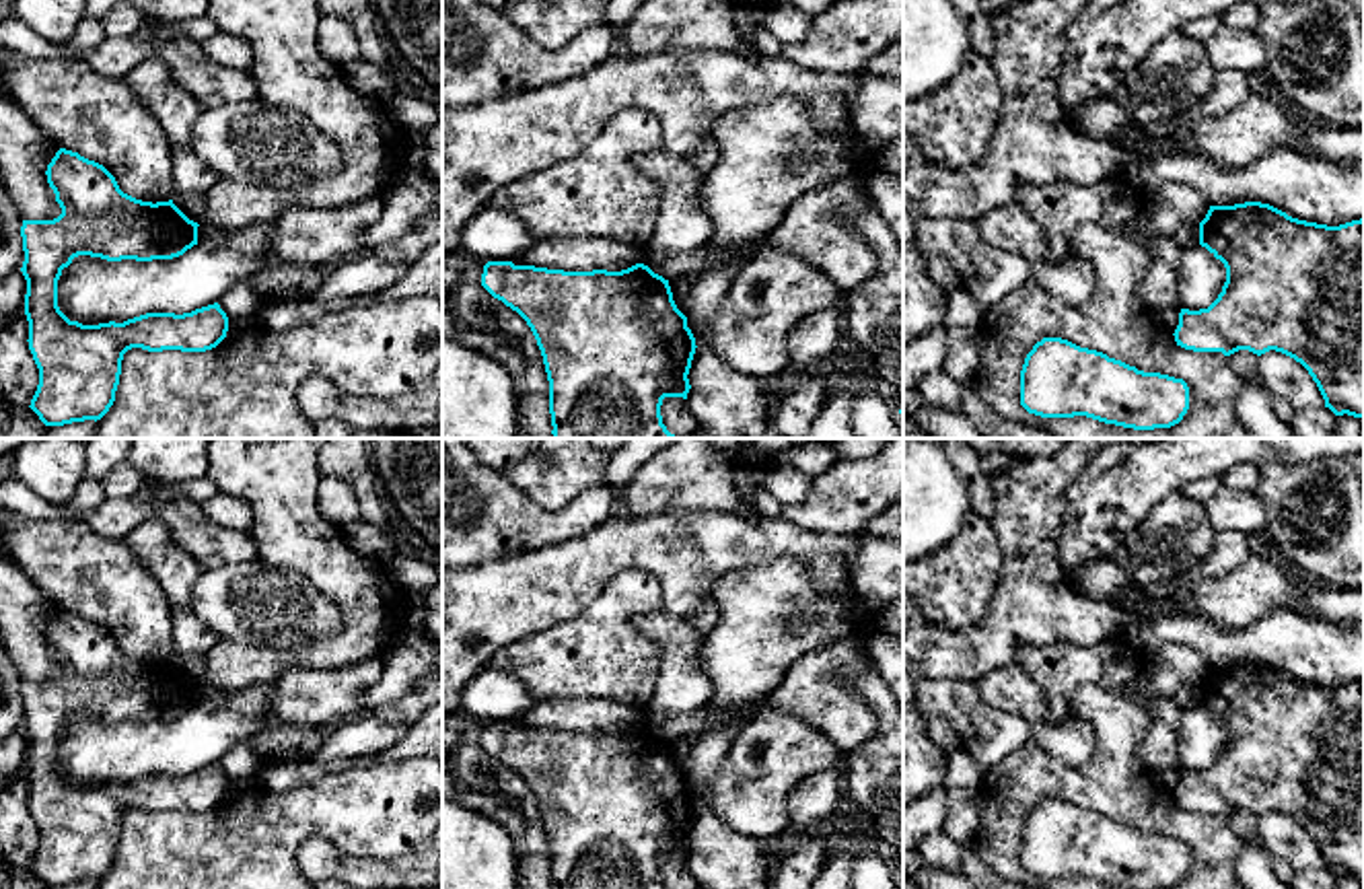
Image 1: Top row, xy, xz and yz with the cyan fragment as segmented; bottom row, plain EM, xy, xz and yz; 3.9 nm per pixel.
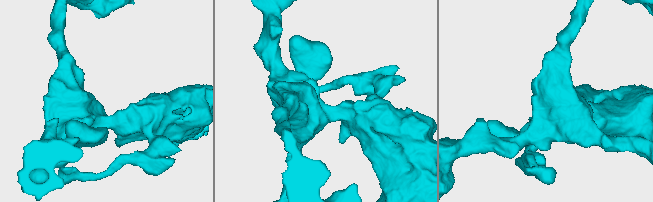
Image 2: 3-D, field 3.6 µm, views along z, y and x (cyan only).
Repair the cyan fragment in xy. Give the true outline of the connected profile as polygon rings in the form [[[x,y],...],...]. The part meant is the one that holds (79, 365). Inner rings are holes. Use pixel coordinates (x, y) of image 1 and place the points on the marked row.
[[[60,148],[47,165],[47,183],[62,214],[53,220],[23,220],[23,276],[27,280],[25,315],[29,321],[29,350],[39,368],[39,385],[31,410],[45,426],[101,420],[115,401],[123,354],[132,348],[148,352],[181,350],[206,352],[216,348],[228,331],[228,317],[218,303],[191,313],[146,313],[123,323],[82,325],[70,321],[58,307],[62,270],[78,255],[107,261],[173,259],[198,245],[198,222],[175,204],[142,202],[123,193],[115,177],[99,163]]]

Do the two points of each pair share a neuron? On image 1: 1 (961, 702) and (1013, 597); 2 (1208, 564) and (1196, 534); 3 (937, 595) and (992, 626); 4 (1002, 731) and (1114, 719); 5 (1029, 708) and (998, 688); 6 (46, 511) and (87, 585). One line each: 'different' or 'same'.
1: different
2: different
3: different
4: different
5: same
6: different

